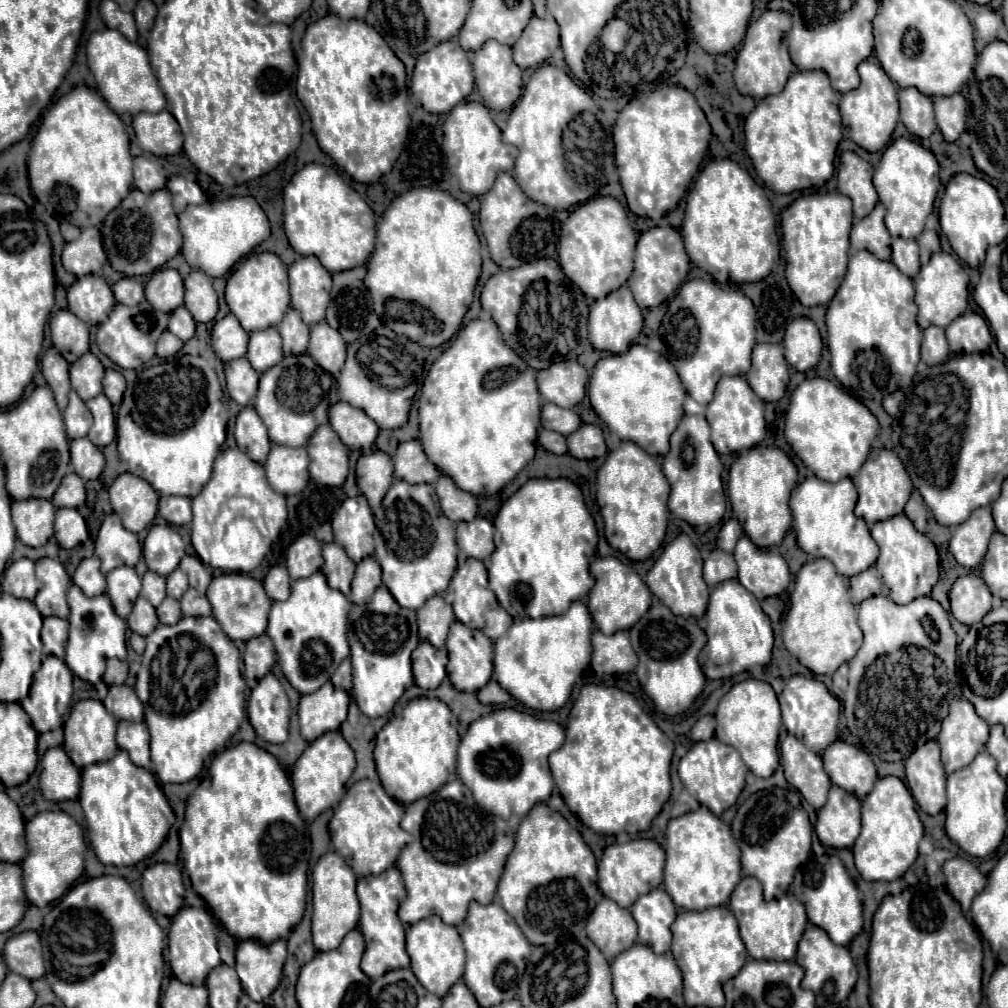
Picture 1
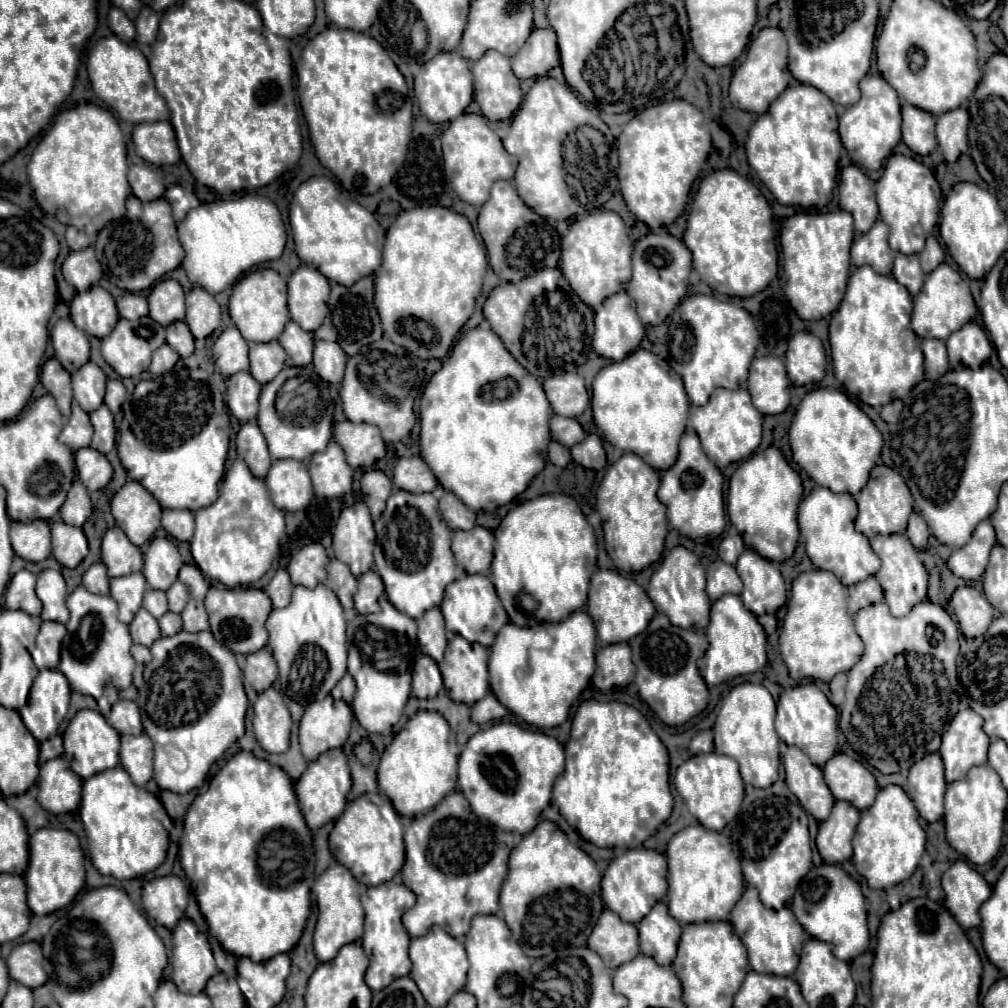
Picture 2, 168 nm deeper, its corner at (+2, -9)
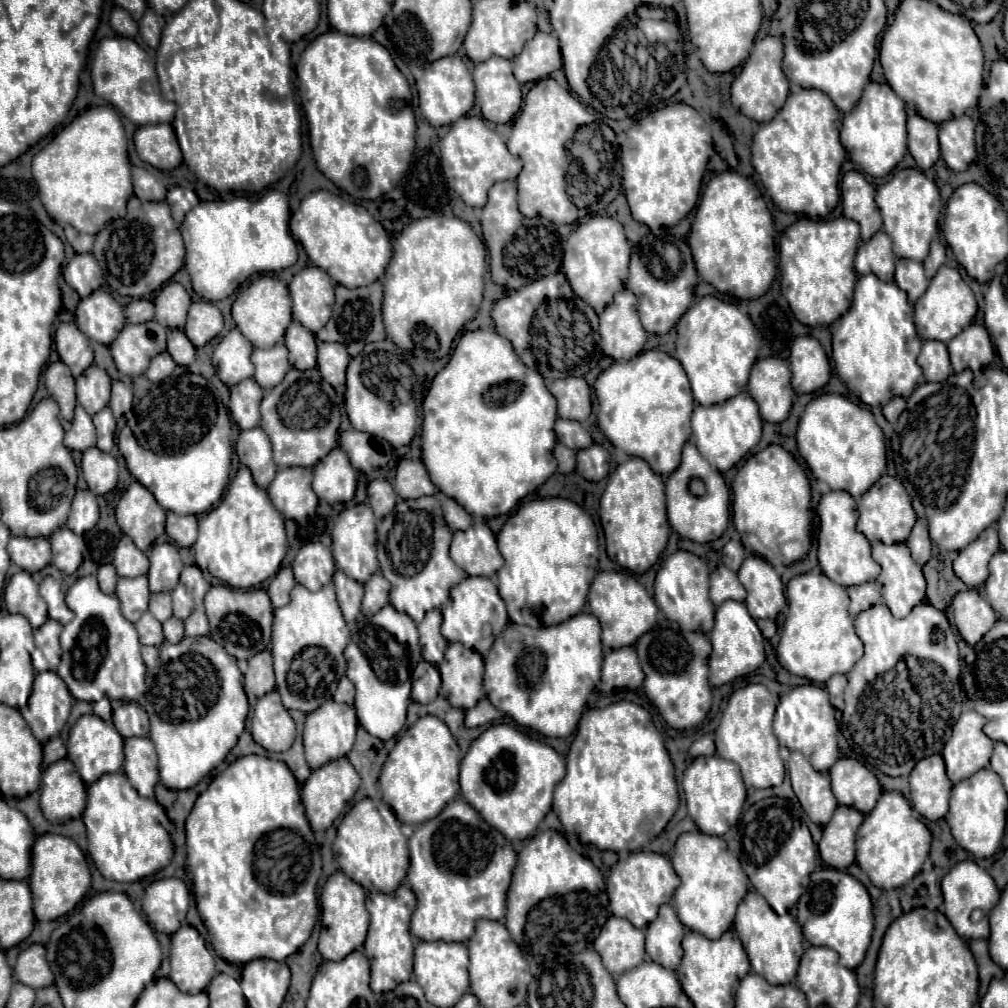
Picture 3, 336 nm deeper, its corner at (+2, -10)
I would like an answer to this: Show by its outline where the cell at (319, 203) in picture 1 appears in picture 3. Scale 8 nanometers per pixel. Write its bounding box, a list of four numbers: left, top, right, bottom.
[290,191,392,289]

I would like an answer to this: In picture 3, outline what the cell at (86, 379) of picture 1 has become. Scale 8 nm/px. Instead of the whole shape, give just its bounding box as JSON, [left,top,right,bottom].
[76,365,112,415]

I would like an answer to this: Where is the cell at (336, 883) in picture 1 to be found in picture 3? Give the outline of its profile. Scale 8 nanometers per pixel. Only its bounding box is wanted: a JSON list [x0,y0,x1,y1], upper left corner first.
[318,871,368,961]

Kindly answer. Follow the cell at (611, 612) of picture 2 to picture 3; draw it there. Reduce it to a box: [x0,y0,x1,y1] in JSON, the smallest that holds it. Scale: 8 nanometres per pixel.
[588,571,658,649]

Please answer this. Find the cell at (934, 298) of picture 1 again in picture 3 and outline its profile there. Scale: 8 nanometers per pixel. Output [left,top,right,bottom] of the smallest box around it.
[914,265,976,343]

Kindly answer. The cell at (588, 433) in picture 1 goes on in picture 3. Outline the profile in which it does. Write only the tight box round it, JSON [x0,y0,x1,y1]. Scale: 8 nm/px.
[576,445,610,481]

